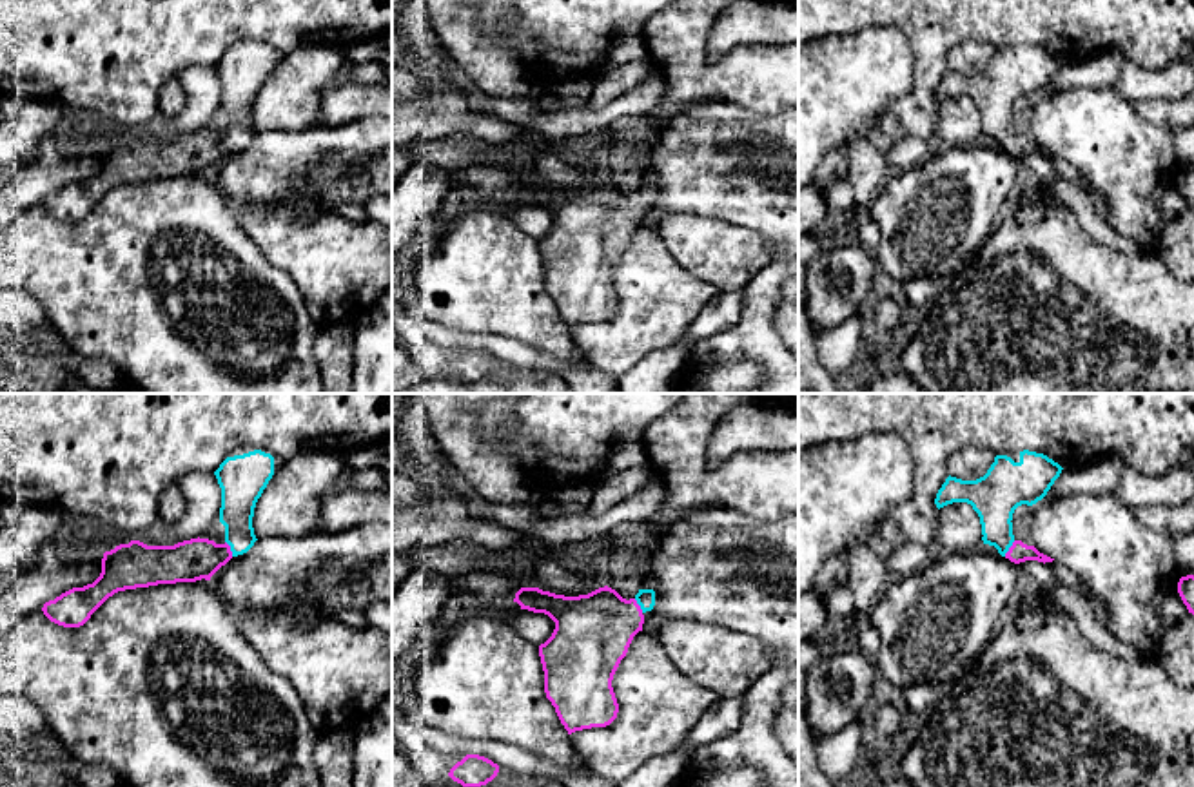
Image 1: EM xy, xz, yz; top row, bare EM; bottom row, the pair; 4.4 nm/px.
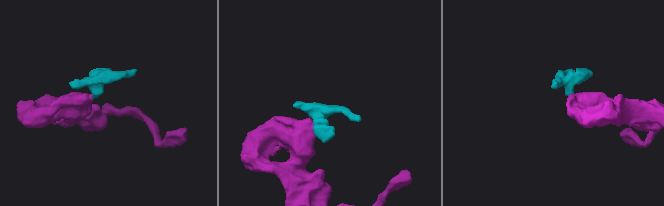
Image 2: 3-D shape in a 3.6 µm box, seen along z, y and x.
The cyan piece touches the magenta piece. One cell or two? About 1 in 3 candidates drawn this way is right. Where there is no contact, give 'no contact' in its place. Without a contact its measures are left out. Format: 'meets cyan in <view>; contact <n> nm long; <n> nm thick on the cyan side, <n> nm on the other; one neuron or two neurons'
meets cyan in yz; contact 90 nm long; 200 nm thick on the cyan side, 90 nm on the other; one neuron

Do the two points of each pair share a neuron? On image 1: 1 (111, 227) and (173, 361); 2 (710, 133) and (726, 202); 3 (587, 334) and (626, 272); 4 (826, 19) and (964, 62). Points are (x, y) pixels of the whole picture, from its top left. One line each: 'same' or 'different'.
1: same
2: same
3: same
4: different

